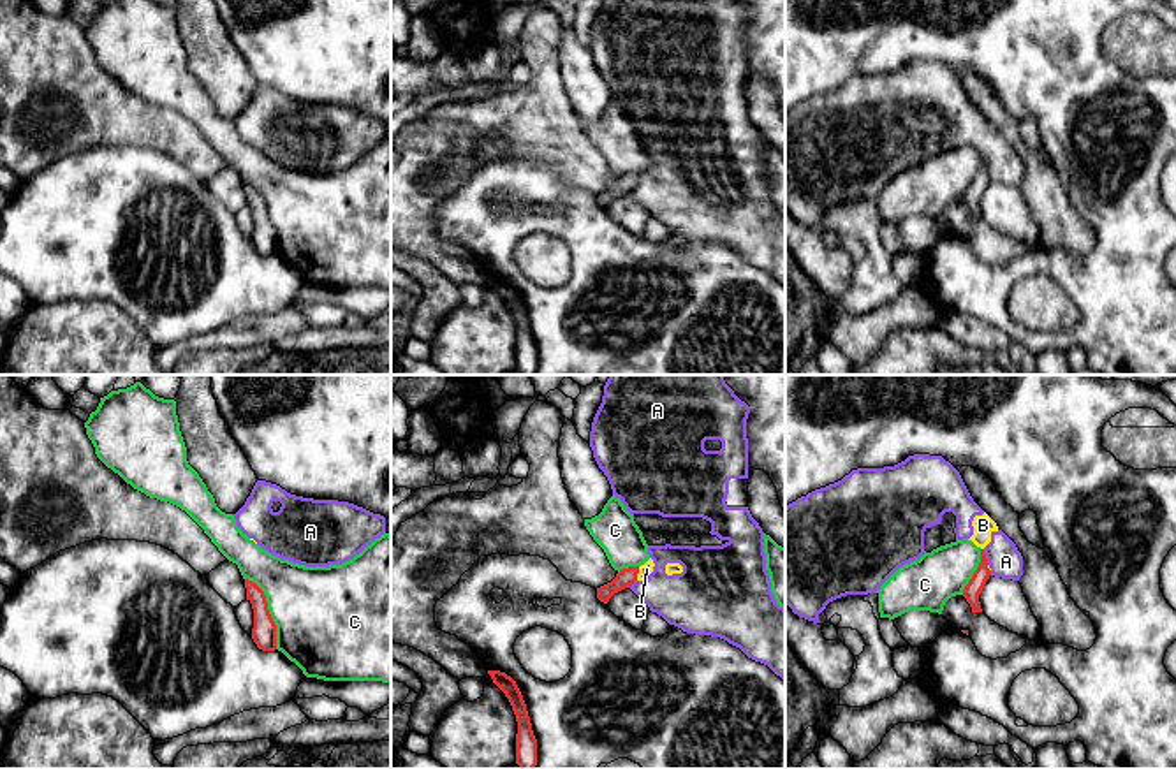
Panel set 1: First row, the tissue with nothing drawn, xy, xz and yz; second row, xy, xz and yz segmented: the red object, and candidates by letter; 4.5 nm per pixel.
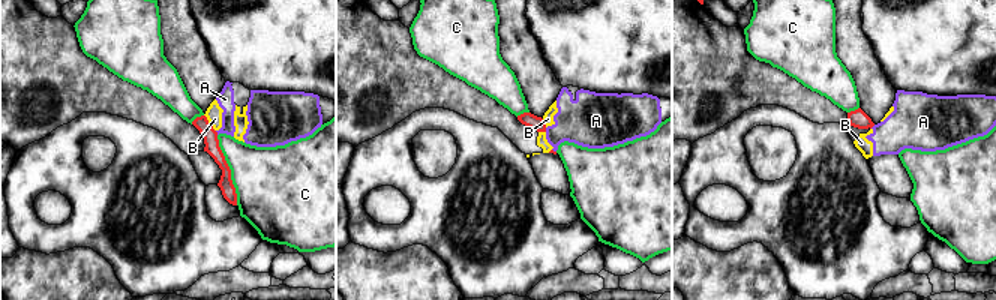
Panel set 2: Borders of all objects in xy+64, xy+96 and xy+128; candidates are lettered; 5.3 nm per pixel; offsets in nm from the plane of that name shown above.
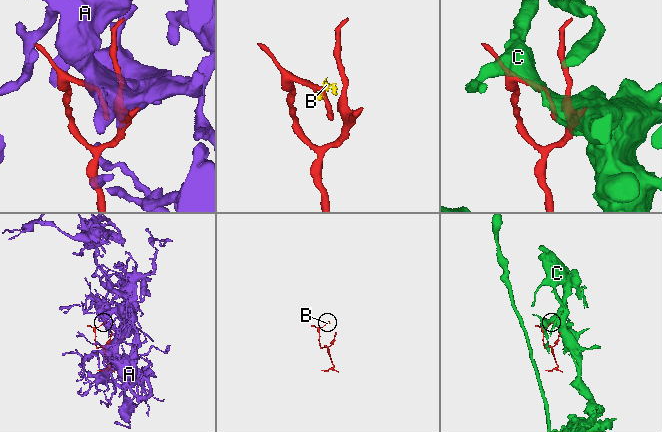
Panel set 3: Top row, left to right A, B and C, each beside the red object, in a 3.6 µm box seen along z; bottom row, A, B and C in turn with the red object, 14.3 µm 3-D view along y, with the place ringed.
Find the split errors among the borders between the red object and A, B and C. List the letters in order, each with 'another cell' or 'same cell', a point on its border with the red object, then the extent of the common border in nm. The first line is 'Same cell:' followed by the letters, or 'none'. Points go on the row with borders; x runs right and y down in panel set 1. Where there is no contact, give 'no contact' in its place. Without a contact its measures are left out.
Same cell: none
A: another cell; contact yz (984, 556); length 80 nm
B: another cell; contact xz (638, 572); length 70 nm
C: another cell; contact xy (268, 611); length 360 nm

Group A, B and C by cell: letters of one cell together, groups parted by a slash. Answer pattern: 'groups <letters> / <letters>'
groups A B / C

